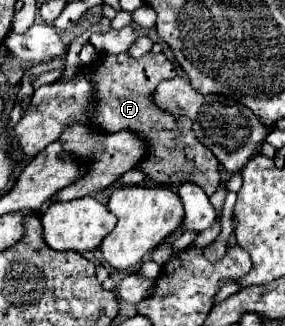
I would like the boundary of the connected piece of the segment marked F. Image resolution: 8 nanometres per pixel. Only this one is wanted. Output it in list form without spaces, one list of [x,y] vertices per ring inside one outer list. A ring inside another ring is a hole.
[[[149,52],[141,58],[131,58],[129,54],[117,54],[117,56],[99,54],[99,58],[83,70],[95,88],[93,116],[89,116],[91,122],[105,132],[133,130],[147,140],[149,154],[137,168],[141,168],[157,184],[165,184],[173,190],[179,188],[179,184],[185,180],[201,186],[207,196],[211,196],[219,188],[221,184],[217,168],[219,162],[213,156],[213,152],[209,152],[209,148],[205,148],[195,138],[191,122],[185,118],[175,120],[173,116],[161,112],[151,102],[151,94],[155,92],[157,84],[177,74],[175,66],[165,58],[163,52],[161,54]]]

